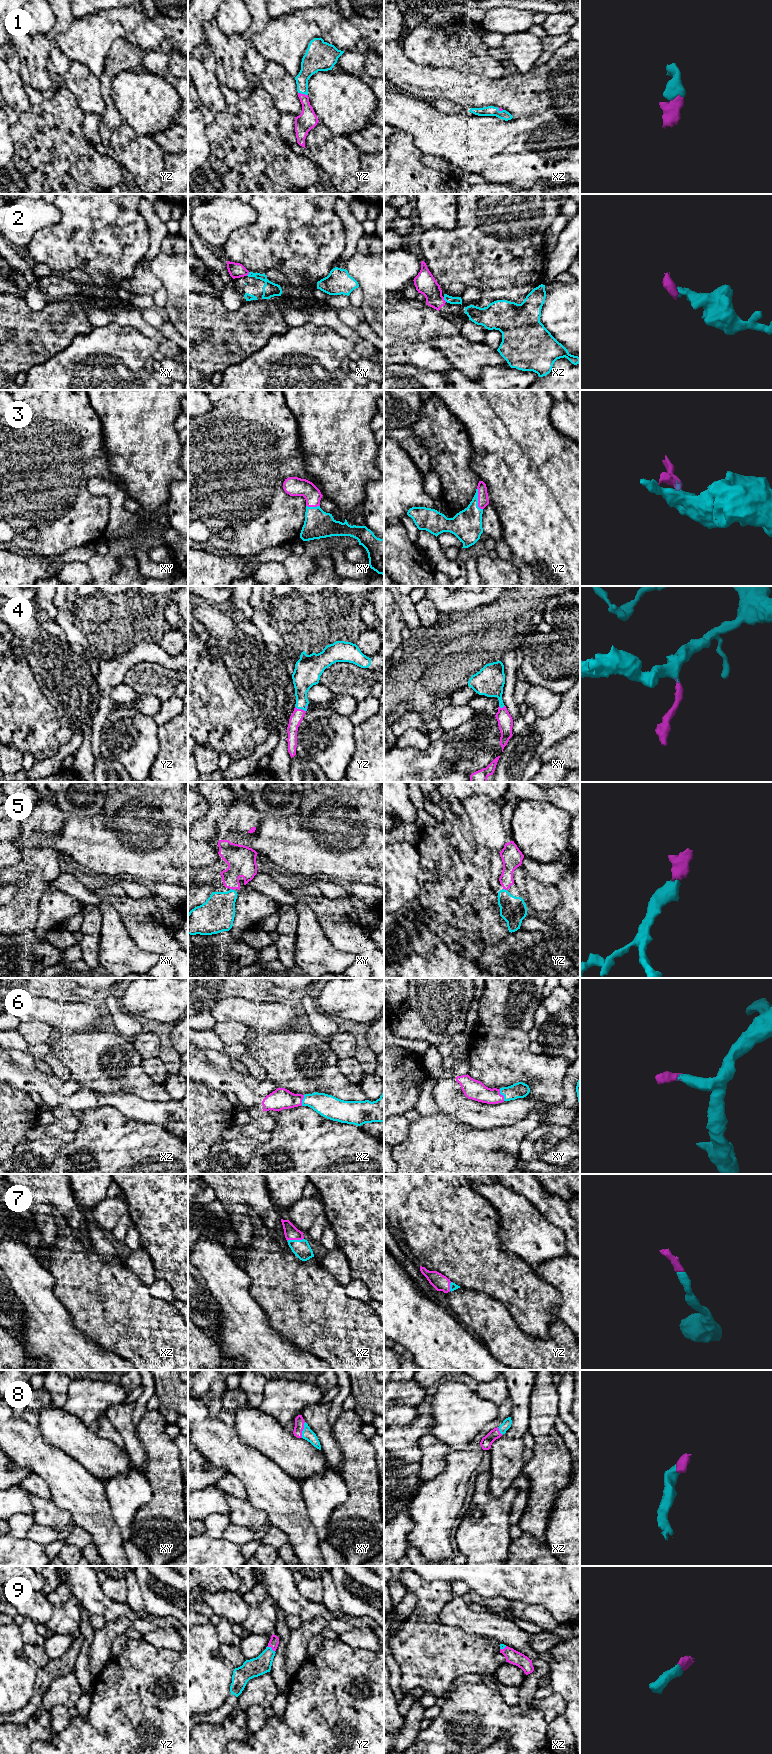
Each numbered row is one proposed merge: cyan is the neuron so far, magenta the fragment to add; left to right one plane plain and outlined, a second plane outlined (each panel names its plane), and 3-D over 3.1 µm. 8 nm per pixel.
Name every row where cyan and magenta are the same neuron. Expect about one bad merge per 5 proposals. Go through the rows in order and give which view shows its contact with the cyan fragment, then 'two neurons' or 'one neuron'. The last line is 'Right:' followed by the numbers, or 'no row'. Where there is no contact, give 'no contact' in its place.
1: yz | one neuron
2: xz | one neuron
3: yz | one neuron
4: yz | one neuron
5: xy | one neuron
6: xy | one neuron
7: xz | one neuron
8: xy | one neuron
9: yz | one neuron
Right: 1, 2, 3, 4, 5, 6, 7, 8, 9

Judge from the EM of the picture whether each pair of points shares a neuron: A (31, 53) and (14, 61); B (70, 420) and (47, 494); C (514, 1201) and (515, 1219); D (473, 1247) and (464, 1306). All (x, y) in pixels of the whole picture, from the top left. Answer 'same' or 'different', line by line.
A: different
B: same
C: same
D: different

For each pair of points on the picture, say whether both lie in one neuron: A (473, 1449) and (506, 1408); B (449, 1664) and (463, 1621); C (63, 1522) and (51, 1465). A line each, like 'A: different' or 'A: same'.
A: same
B: different
C: different

